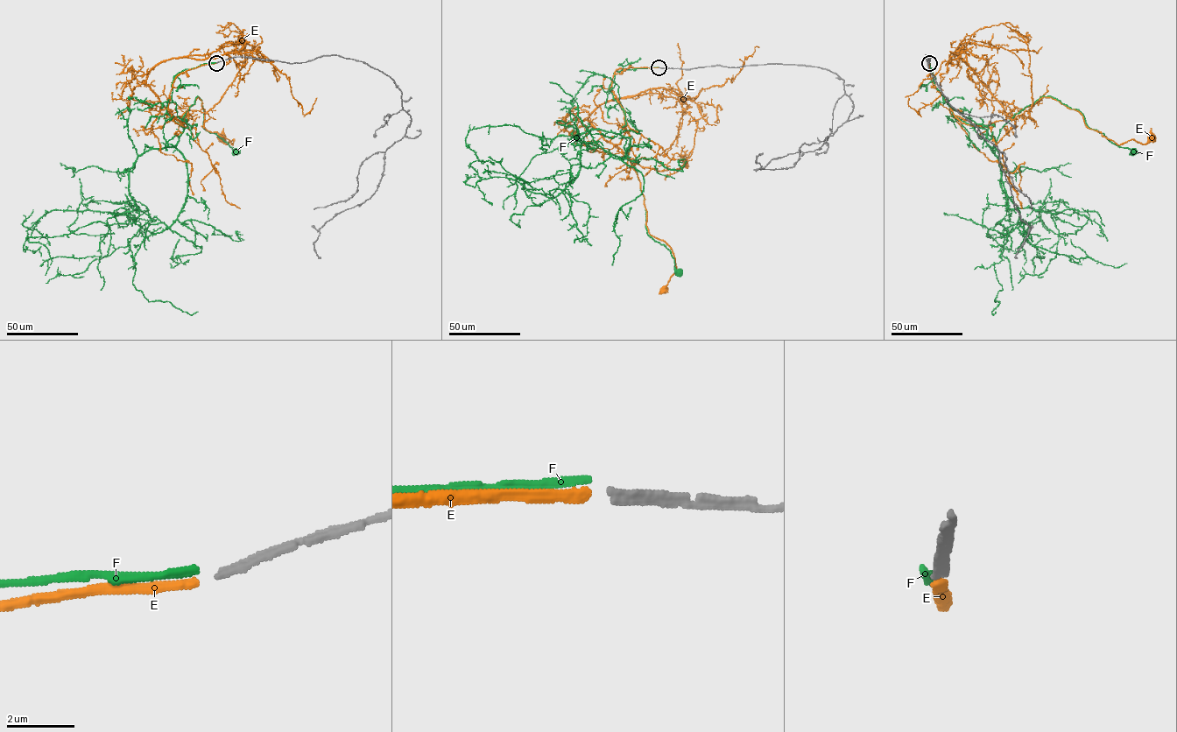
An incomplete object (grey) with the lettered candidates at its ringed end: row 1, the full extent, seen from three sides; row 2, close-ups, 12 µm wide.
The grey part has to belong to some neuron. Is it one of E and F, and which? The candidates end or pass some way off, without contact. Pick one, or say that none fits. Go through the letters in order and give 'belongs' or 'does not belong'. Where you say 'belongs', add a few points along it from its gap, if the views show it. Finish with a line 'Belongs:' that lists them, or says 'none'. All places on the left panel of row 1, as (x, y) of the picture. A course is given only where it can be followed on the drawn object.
E: belongs; it runs (215, 63), (180, 73), (167, 109), (183, 125), (174, 116), (198, 97), (204, 128), (234, 141), (220, 138)
F: does not belong
Belongs: E

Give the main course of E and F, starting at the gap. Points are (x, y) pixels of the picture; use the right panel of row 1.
E: (929, 63), (933, 87), (954, 115), (974, 124), (1004, 120), (1052, 97), (1117, 144), (1151, 138)
F: (928, 62), (952, 112), (996, 141), (1015, 114), (1052, 96), (1078, 109), (1088, 127), (1112, 143), (1134, 151)

